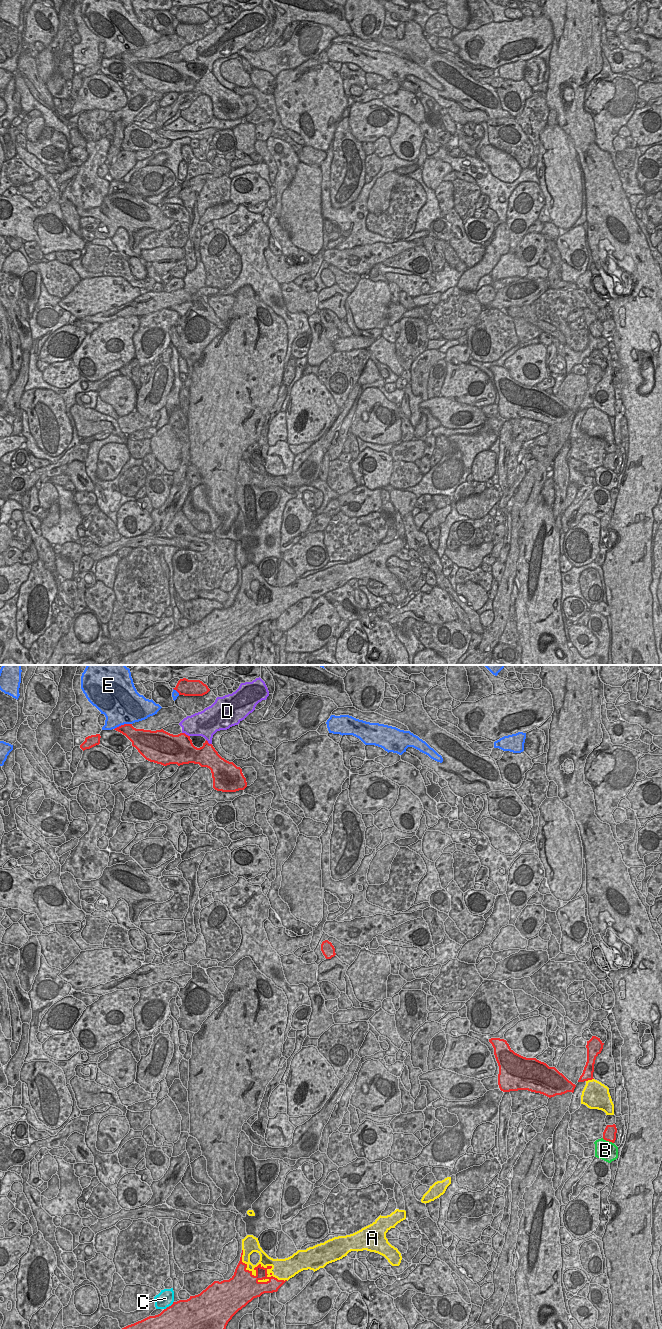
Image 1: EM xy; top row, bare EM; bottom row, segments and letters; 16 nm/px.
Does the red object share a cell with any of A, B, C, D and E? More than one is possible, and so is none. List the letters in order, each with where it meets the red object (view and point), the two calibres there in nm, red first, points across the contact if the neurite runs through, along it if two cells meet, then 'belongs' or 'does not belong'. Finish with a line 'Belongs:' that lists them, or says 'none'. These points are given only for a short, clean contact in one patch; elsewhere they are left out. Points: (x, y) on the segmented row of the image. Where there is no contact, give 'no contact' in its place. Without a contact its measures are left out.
A: xy (255, 1267) | 280/180 nm | belongs
B: xy (608, 1140) | 220/320 nm | does not belong
C: xy (169, 1306) | 460/280 nm | does not belong
D: xy (185, 734) | 460/360 nm | does not belong
E: xy (122, 725) | 220/480 nm | does not belong
Belongs: A

